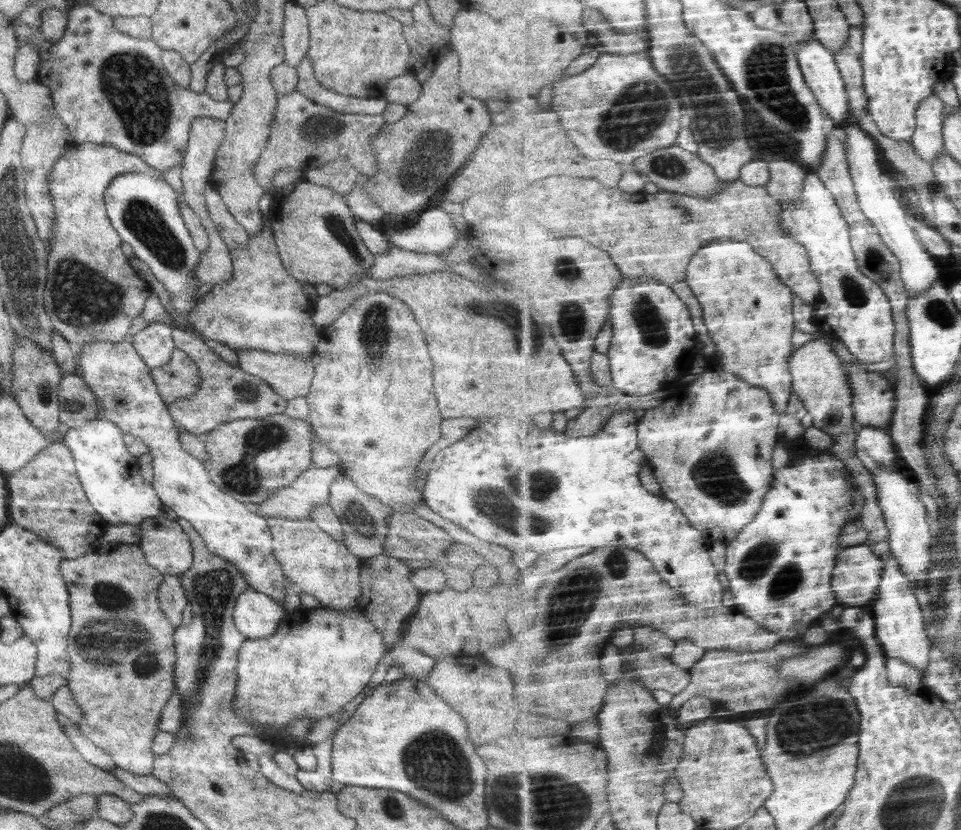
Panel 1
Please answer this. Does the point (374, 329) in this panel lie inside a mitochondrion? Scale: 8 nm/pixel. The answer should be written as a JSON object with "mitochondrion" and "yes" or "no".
{"mitochondrion":"yes"}

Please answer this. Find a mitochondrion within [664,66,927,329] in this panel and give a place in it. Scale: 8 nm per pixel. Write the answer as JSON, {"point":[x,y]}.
{"point":[855,296]}

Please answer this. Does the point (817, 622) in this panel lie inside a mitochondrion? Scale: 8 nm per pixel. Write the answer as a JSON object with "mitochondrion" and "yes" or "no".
{"mitochondrion":"no"}

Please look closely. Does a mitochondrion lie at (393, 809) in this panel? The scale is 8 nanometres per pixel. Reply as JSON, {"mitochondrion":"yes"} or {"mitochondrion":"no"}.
{"mitochondrion":"yes"}

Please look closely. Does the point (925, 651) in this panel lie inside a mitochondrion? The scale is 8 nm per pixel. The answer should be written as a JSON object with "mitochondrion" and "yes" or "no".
{"mitochondrion":"no"}

